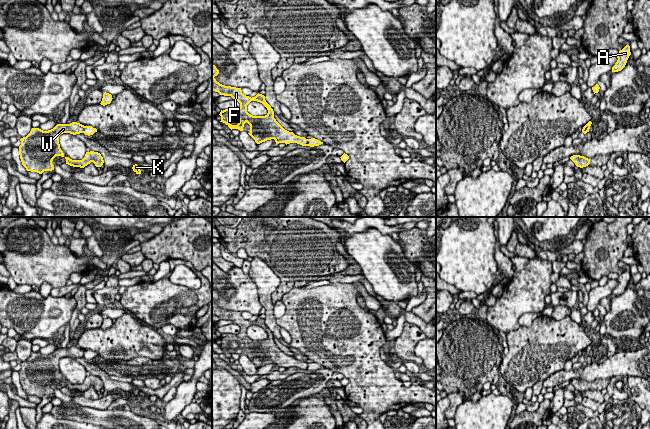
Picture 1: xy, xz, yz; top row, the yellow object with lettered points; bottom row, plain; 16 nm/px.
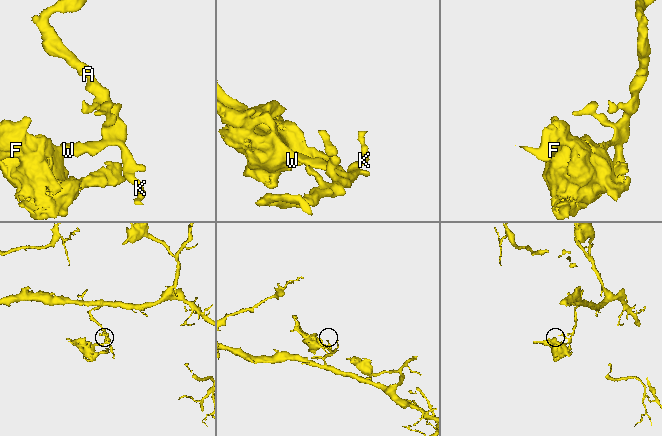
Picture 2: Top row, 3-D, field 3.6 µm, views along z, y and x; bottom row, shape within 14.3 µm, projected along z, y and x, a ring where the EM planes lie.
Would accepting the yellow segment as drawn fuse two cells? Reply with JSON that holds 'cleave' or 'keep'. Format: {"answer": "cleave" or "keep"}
{"answer": "cleave"}

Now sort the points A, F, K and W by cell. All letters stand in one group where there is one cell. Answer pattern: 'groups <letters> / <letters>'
groups A K / F W

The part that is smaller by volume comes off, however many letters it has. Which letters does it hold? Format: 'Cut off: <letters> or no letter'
Cut off: F, W

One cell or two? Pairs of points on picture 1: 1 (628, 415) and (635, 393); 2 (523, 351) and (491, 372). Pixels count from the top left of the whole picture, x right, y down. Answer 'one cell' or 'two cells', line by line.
1: two cells
2: two cells

